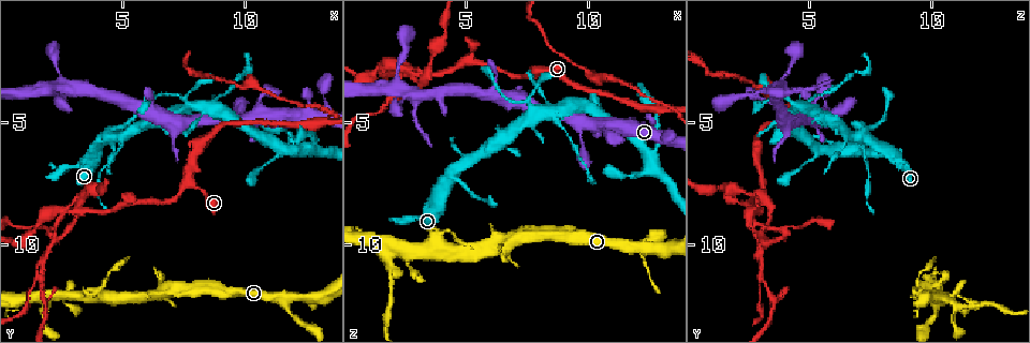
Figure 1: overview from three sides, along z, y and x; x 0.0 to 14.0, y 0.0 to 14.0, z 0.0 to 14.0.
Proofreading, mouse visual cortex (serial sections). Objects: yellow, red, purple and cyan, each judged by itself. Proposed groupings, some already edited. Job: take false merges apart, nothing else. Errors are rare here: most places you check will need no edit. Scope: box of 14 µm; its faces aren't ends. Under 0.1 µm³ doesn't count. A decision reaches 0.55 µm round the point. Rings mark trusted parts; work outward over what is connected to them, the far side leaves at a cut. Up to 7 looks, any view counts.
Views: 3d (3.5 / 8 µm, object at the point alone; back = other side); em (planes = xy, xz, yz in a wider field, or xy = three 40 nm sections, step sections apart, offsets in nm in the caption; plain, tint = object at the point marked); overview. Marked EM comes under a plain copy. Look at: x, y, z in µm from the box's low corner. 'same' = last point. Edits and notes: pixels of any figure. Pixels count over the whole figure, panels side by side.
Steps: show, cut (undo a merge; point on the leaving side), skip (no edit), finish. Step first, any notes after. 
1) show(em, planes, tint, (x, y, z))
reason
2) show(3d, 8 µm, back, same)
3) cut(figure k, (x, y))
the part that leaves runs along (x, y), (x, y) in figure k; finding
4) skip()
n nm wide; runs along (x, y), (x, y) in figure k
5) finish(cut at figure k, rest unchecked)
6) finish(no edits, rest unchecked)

show(3d, 8 µm, (7.8, 7.4, 3.2))
narrows sharply

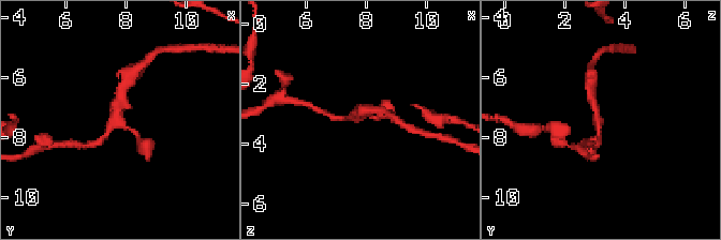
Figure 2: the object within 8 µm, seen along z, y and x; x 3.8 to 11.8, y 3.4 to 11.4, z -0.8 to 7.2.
show(3d, 3.5 µm, (7.7, 7.5, 3.1))
closer look

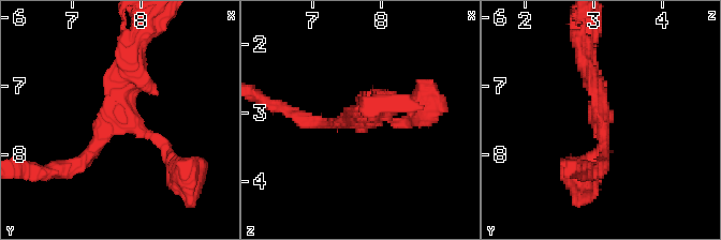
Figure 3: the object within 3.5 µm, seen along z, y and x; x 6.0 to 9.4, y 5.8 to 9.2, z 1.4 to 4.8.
show(em, xy, step 2, tint, (7.75, 7.40, 3.10))
now the EM

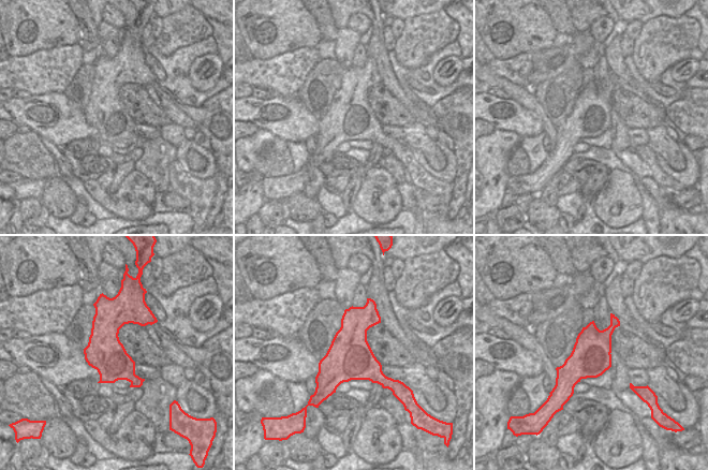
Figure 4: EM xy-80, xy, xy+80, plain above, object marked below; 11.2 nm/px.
skip()
one cell here

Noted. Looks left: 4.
show(3d, 3.5 µm, (13.2, 4.9, 4.4))
abrupt turn

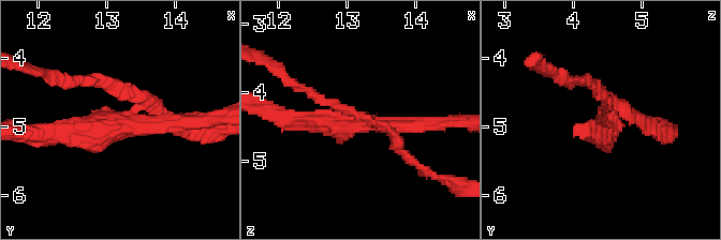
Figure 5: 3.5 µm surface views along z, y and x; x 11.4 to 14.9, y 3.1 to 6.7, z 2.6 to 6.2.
show(em, xy, step 5, tint, (13.25, 4.90, 4.45))

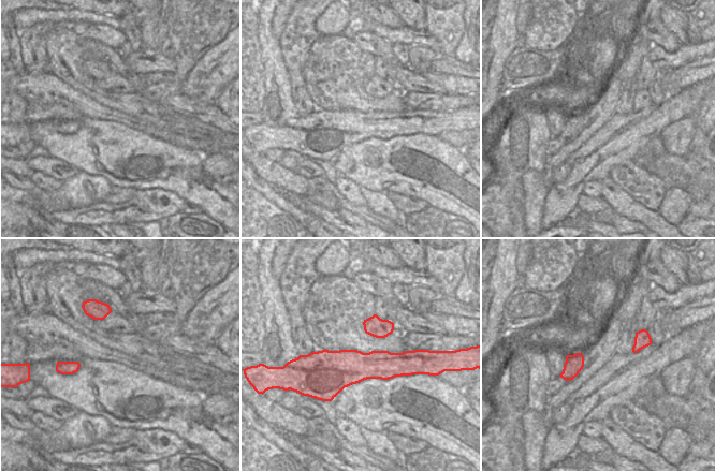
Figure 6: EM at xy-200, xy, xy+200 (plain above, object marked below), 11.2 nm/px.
cut(figure 5, (406, 155))
two cells meet here

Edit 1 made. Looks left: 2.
show(3d, 8 µm, (2.6, 8.5, 2.9))
abrupt turn

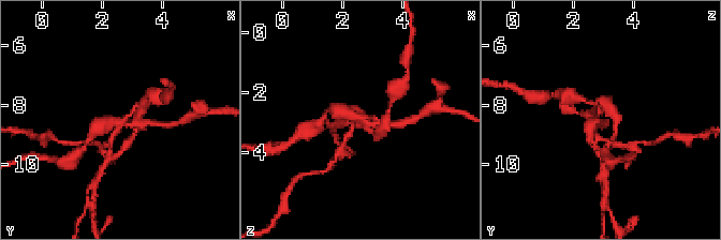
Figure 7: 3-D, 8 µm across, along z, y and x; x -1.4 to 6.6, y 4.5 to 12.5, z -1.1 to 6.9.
show(em, xy, step 1, tint, (2.6, 8.6, 2.9))
need the tissue

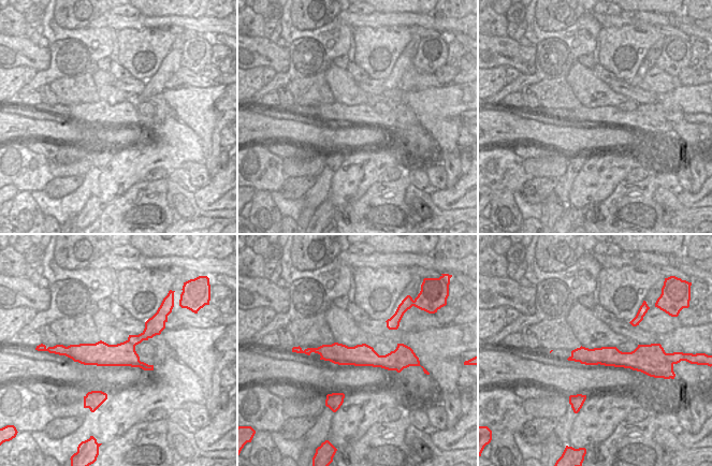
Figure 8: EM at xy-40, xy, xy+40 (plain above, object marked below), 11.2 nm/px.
cut(figure 7, (377, 134))
the part that leaves runs along (119, 125), (112, 137), (106, 163) in figure 7; two cells meet here

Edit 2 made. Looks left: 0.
finish(cut at figure 5, cut at figure 7, rest unchecked)

